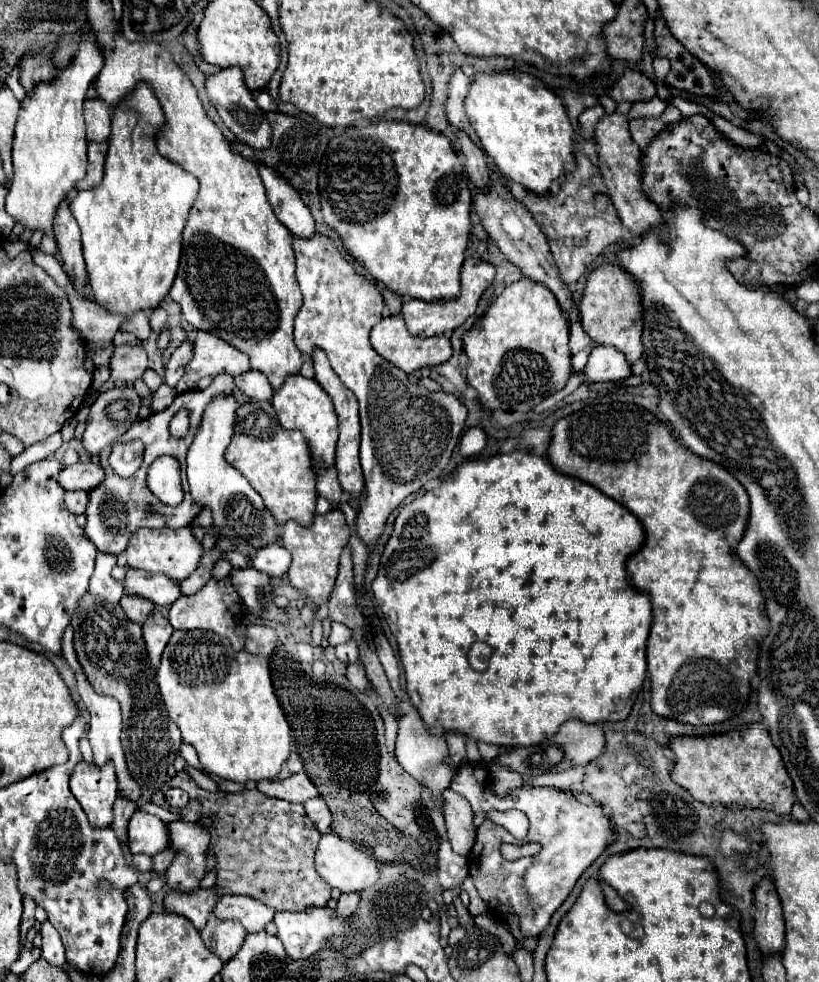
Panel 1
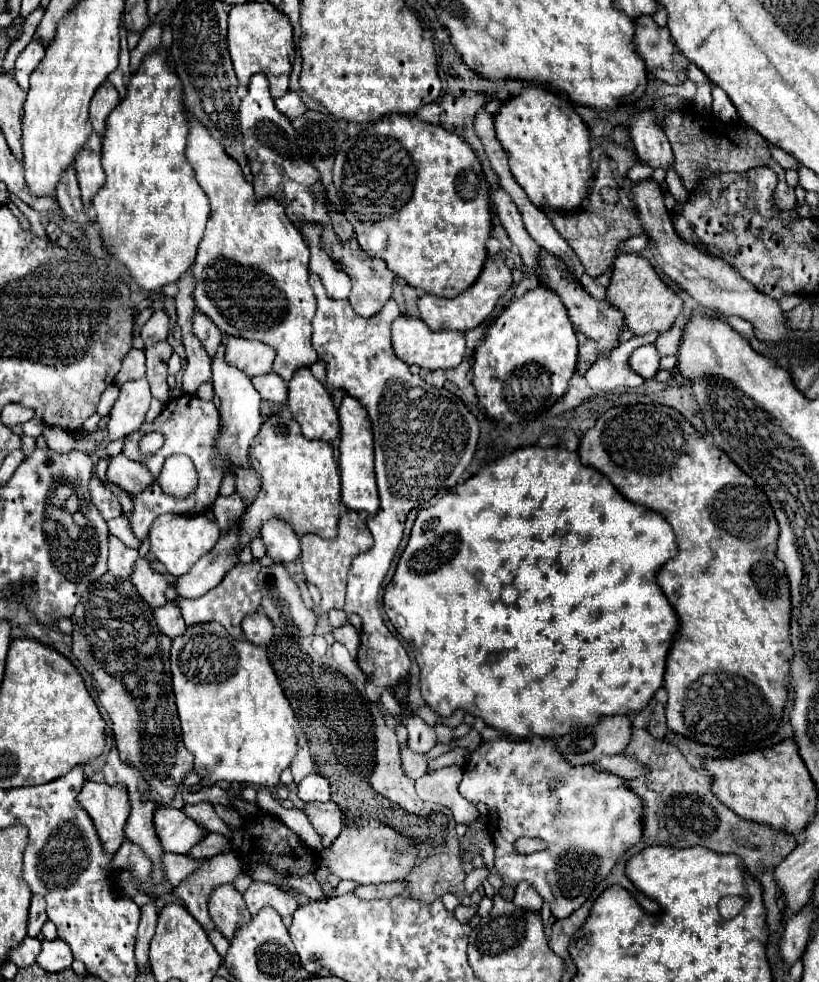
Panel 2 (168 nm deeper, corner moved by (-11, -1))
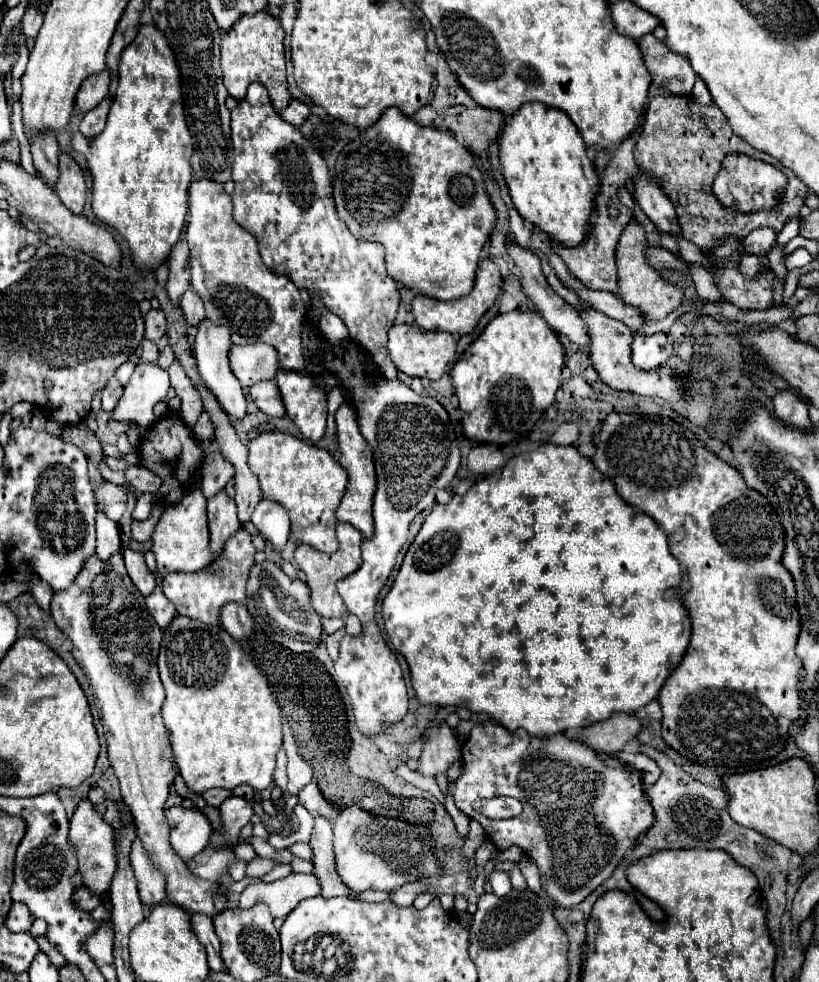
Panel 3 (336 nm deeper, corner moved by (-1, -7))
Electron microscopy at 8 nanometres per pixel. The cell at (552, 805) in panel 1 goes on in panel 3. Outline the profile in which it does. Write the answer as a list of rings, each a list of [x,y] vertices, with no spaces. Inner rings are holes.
[[[487,720],[485,724],[471,730],[469,740],[461,748],[461,758],[463,774],[451,786],[459,812],[477,820],[499,850],[505,850],[513,844],[523,848],[523,852],[539,866],[545,892],[557,906],[563,908],[577,906],[601,882],[605,882],[623,860],[625,852],[631,850],[639,836],[645,834],[655,822],[653,806],[645,796],[639,770],[623,764],[615,756],[595,754],[595,750],[587,750],[583,742],[567,738],[565,734],[557,734],[551,738],[533,738],[525,734],[525,730],[509,732],[499,722]],[[497,796],[517,798],[523,804],[523,812],[517,818],[491,820],[471,808],[477,798]]]

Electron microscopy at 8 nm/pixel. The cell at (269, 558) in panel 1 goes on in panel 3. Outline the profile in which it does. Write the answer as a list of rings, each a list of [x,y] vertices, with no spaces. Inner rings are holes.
[[[261,498],[251,522],[267,538],[267,542],[275,546],[277,552],[283,550],[289,538],[289,516],[285,514],[283,506],[277,506],[277,502],[267,502],[267,498]]]

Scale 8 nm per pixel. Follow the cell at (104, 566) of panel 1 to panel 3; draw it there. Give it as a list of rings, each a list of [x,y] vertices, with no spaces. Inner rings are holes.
[[[101,506],[97,508],[95,522],[97,522],[97,554],[101,560],[109,560],[111,554],[121,550],[117,522],[111,522],[111,518],[107,518],[105,510],[101,510]]]

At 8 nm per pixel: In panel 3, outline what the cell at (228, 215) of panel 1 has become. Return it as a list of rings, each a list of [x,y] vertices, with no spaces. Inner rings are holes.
[[[211,180],[191,182],[185,238],[191,250],[191,286],[201,294],[207,318],[227,326],[233,344],[267,342],[279,352],[279,368],[303,372],[301,326],[307,312],[305,304],[289,278],[273,274],[261,262],[257,240],[233,220],[233,202],[223,184]]]

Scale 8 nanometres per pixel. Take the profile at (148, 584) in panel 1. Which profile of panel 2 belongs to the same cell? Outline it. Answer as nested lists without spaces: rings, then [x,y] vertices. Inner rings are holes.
[[[235,526],[227,536],[221,536],[215,548],[209,554],[205,554],[185,576],[175,578],[173,586],[179,598],[187,598],[187,600],[199,598],[223,580],[229,568],[239,560],[235,554],[237,534],[239,528]]]

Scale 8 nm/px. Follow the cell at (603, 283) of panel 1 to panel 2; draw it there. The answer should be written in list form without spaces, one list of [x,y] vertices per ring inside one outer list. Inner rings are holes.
[[[625,252],[619,254],[615,260],[611,284],[607,288],[607,300],[611,302],[611,306],[623,312],[625,328],[633,336],[667,332],[675,324],[679,312],[683,310],[683,300],[677,294],[673,294],[673,290],[657,276],[653,266],[639,254],[625,254]]]

